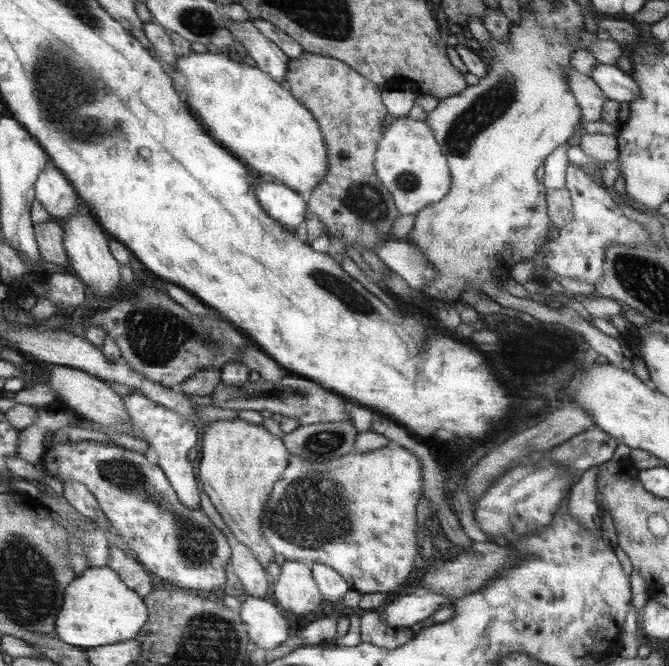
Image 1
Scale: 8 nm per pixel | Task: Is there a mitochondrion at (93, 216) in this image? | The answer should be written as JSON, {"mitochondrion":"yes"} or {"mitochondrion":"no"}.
{"mitochondrion":"no"}

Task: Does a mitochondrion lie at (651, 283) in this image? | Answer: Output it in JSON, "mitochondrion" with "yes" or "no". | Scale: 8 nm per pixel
{"mitochondrion":"yes"}

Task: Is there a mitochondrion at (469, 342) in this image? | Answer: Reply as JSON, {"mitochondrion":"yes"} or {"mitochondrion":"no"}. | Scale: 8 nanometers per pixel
{"mitochondrion":"no"}

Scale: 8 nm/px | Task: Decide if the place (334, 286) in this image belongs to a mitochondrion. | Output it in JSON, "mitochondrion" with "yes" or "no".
{"mitochondrion":"yes"}

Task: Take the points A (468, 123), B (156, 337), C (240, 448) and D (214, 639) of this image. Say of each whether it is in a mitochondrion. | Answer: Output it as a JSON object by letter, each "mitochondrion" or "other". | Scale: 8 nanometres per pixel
{"A":"mitochondrion","B":"mitochondrion","C":"other","D":"mitochondrion"}

